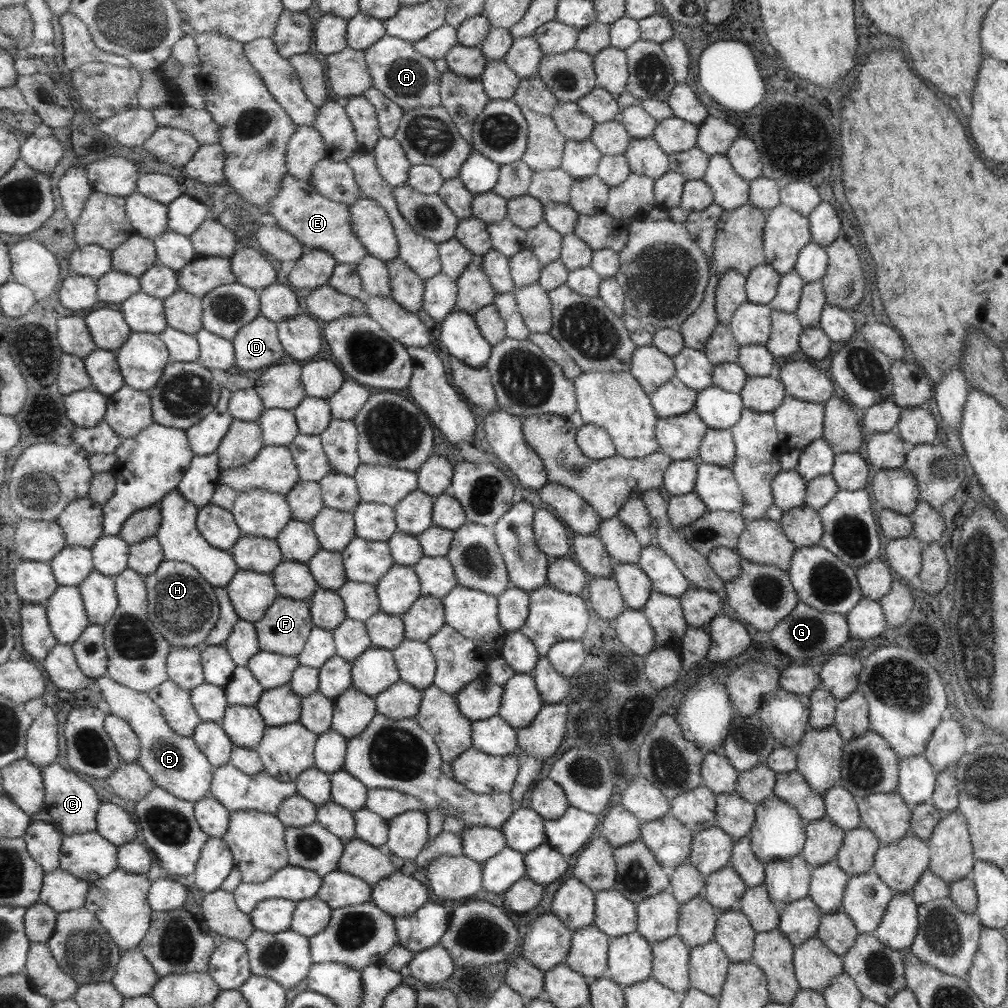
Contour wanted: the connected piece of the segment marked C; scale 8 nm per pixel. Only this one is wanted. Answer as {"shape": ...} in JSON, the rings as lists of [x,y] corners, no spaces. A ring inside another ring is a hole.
{"shape":[[[53,763],[45,768],[46,810],[55,824],[59,824],[65,835],[95,832],[98,827],[99,806],[102,805],[96,788],[85,780],[79,780],[77,772],[69,772],[63,766]]]}

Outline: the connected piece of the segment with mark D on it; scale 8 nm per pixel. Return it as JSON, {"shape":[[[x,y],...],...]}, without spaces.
{"shape":[[[262,314],[245,325],[231,341],[236,347],[236,365],[245,371],[267,369],[285,356],[278,322]]]}

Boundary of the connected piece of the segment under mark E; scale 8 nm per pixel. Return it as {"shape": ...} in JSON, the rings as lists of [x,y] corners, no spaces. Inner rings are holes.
{"shape":[[[286,174],[279,194],[270,201],[266,211],[276,218],[280,228],[295,235],[306,248],[328,251],[339,263],[358,265],[369,253],[353,231],[350,207],[327,198],[310,181]]]}

